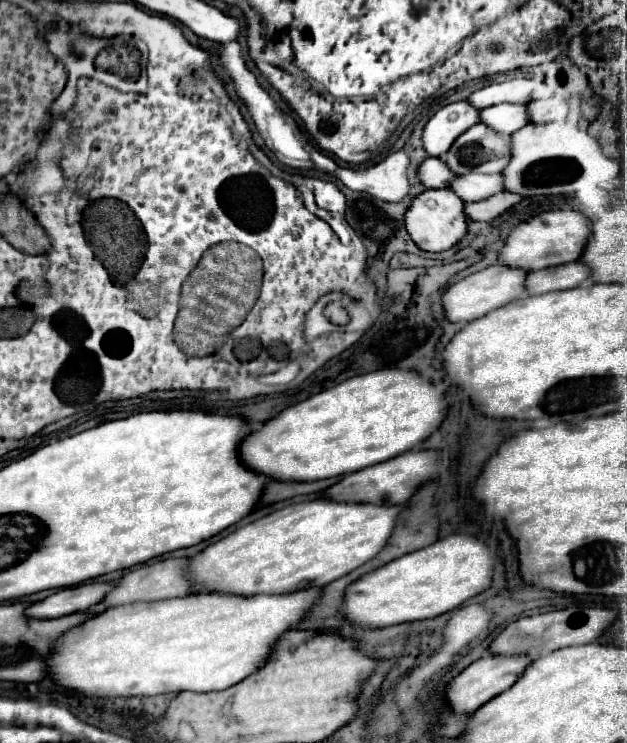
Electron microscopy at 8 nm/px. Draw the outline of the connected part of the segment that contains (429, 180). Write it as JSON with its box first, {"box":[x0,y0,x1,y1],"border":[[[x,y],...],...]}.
{"box":[417,158,453,188],"border":[[[425,158],[417,170],[417,178],[425,188],[447,188],[453,176],[439,158]]]}

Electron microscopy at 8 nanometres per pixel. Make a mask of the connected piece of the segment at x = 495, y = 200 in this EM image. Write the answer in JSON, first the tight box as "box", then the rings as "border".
{"box":[465,192,521,222],"border":[[[499,192],[499,194],[495,194],[495,196],[489,196],[487,200],[479,200],[479,202],[465,204],[465,216],[467,216],[469,220],[489,222],[489,220],[497,218],[499,214],[503,214],[505,210],[509,210],[511,206],[515,206],[519,200],[521,200],[519,194]]]}

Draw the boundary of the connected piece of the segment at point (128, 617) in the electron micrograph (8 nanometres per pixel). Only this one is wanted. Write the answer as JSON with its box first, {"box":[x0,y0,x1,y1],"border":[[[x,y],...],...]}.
{"box":[51,588,321,698],"border":[[[309,588],[309,590],[301,590],[301,592],[293,592],[293,594],[285,594],[285,596],[249,596],[249,598],[231,596],[231,594],[203,594],[203,596],[201,594],[189,594],[183,598],[171,598],[171,600],[161,600],[161,602],[107,608],[105,612],[95,614],[91,620],[87,620],[81,628],[83,632],[75,628],[75,630],[69,630],[63,636],[59,636],[59,640],[55,640],[55,656],[51,656],[51,680],[63,688],[71,688],[71,690],[77,690],[77,692],[90,697],[125,696],[127,698],[127,696],[157,696],[157,694],[183,692],[183,690],[191,690],[191,692],[225,690],[225,688],[241,682],[245,676],[253,674],[257,668],[261,668],[265,664],[277,638],[281,634],[285,634],[287,630],[291,630],[293,624],[297,624],[297,620],[303,618],[307,608],[311,608],[311,604],[315,604],[319,592],[321,592],[319,588]]]}

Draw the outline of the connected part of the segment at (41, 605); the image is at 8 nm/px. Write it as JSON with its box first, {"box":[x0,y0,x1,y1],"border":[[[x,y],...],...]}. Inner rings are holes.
{"box":[25,582,113,618],"border":[[[111,582],[105,584],[85,584],[77,588],[59,590],[45,600],[31,604],[25,614],[27,618],[61,618],[73,612],[81,612],[89,606],[95,606],[103,600],[103,596],[113,588]]]}

